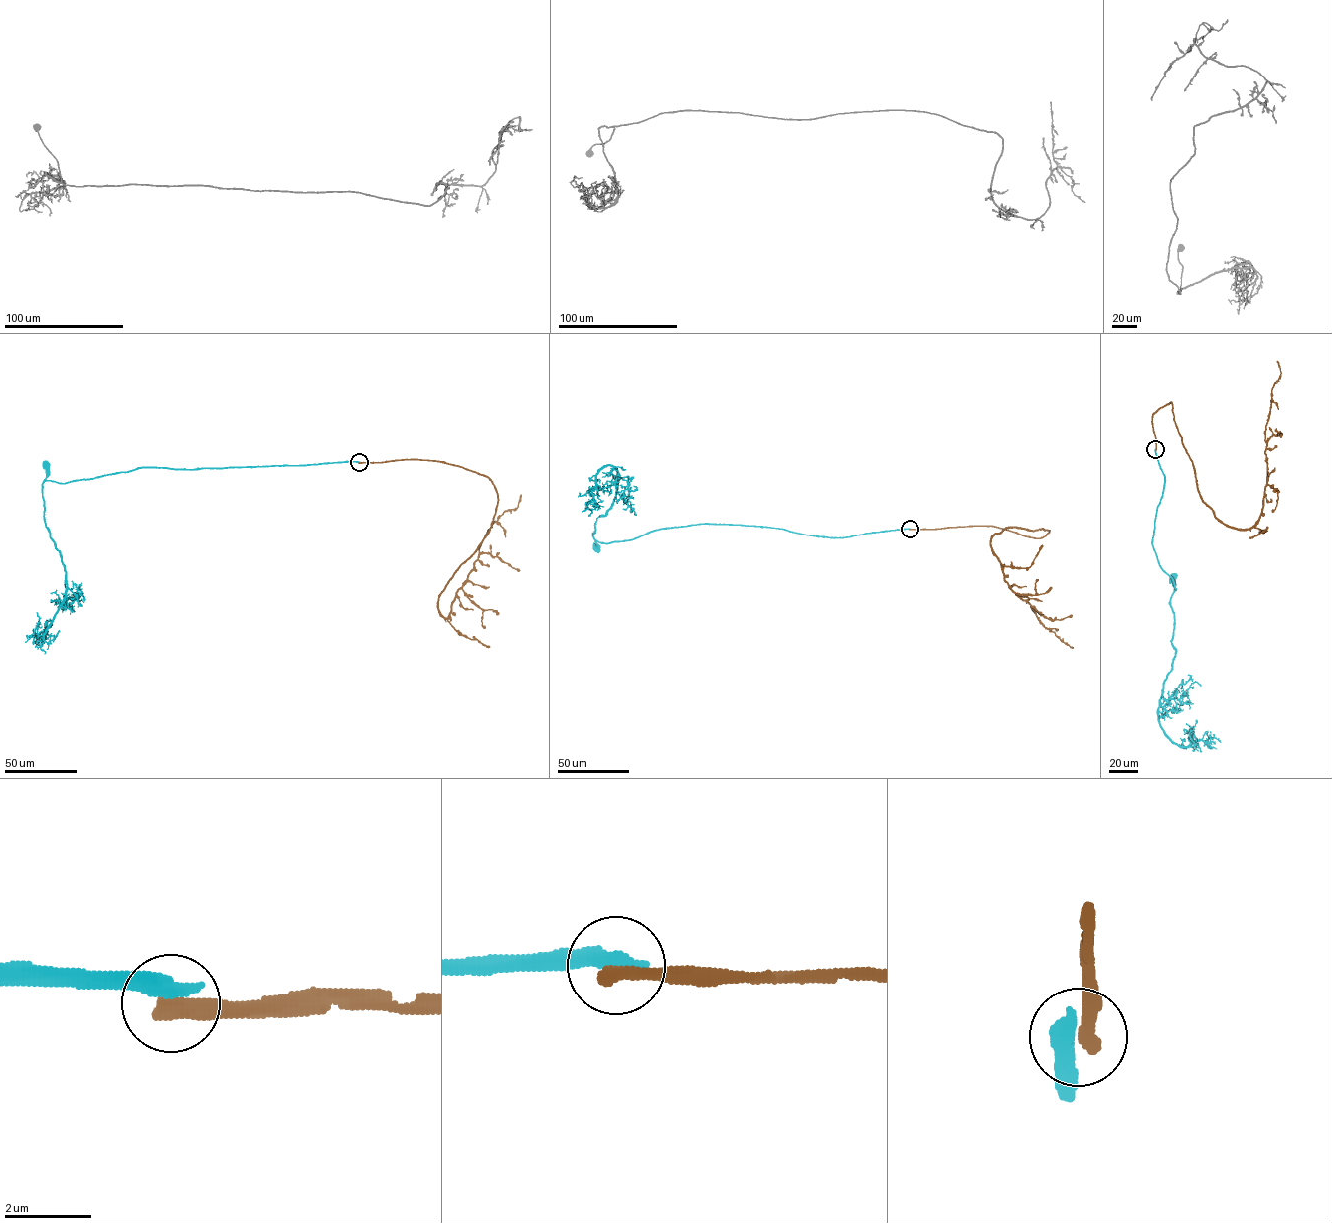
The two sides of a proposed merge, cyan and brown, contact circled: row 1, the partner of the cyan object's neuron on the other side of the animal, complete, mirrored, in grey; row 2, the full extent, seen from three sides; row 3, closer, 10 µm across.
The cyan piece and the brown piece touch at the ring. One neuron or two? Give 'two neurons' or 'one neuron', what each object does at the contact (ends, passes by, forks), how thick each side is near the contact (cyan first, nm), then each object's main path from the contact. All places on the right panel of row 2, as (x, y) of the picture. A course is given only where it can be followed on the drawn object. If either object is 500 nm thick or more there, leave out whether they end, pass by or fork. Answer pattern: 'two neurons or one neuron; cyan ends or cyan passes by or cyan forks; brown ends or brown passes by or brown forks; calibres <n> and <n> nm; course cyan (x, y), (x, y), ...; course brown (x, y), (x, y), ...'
two neurons; cyan ends; brown ends; calibres 440 and 420 nm; course cyan (1155, 449), (1164, 483), (1152, 545), (1160, 567), (1171, 577), (1176, 588), (1172, 593), (1172, 577); course brown (1155, 449), (1153, 413), (1170, 402), (1200, 497), (1223, 523), (1251, 528), (1266, 483), (1277, 361)

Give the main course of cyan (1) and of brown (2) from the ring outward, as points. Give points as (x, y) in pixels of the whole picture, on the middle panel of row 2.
1: (909, 529), (827, 537), (775, 528), (698, 524), (657, 529), (632, 539), (610, 542), (595, 540), (595, 547)
2: (909, 529), (994, 526), (1037, 538), (1049, 530), (1009, 527), (994, 535), (991, 547), (1008, 587), (1073, 647)

